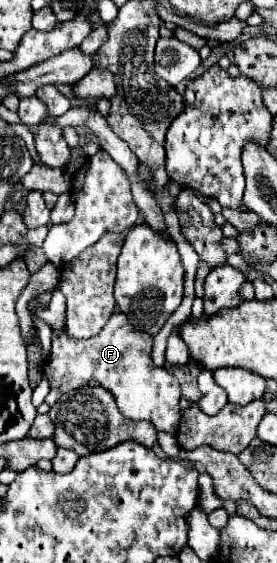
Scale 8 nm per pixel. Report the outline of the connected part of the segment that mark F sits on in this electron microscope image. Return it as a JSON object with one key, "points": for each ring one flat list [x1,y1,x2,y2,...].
{"points":[[121,311,113,313,101,333,91,339,77,341,71,339,67,333,53,337,53,349,43,369,51,383,51,391,45,401,53,405,67,391,85,387,91,379,97,379,101,387,109,389,115,395,117,405,127,419,145,419,151,421,157,431,167,431,175,435,181,419,181,389,177,379,167,369,153,365,151,345,151,335,141,335,139,331,133,331,133,325,125,315,121,315]]}

